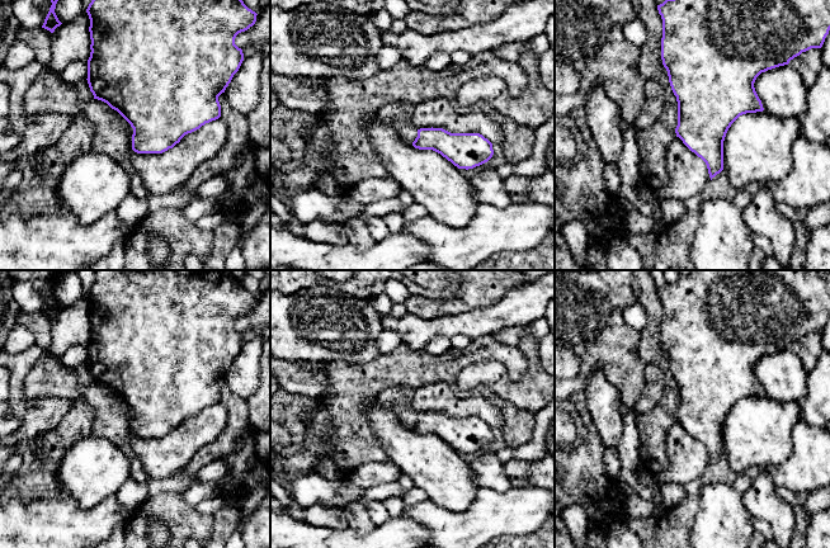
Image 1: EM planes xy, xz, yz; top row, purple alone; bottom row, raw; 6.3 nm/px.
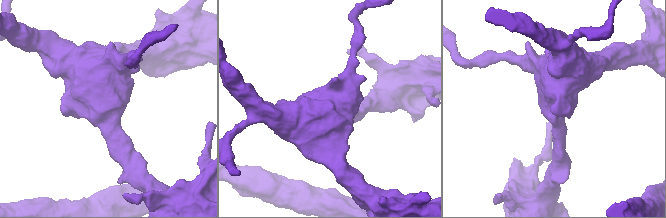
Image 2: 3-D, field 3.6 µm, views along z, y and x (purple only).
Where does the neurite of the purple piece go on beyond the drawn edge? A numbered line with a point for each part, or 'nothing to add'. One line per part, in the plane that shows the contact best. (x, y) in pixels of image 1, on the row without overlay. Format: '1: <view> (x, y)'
nothing to add

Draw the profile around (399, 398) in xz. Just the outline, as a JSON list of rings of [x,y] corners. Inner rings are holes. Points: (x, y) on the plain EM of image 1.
[[[391,387],[381,392],[376,402],[390,406],[401,424],[412,429],[418,421],[418,412],[411,406],[414,392],[411,387]]]

